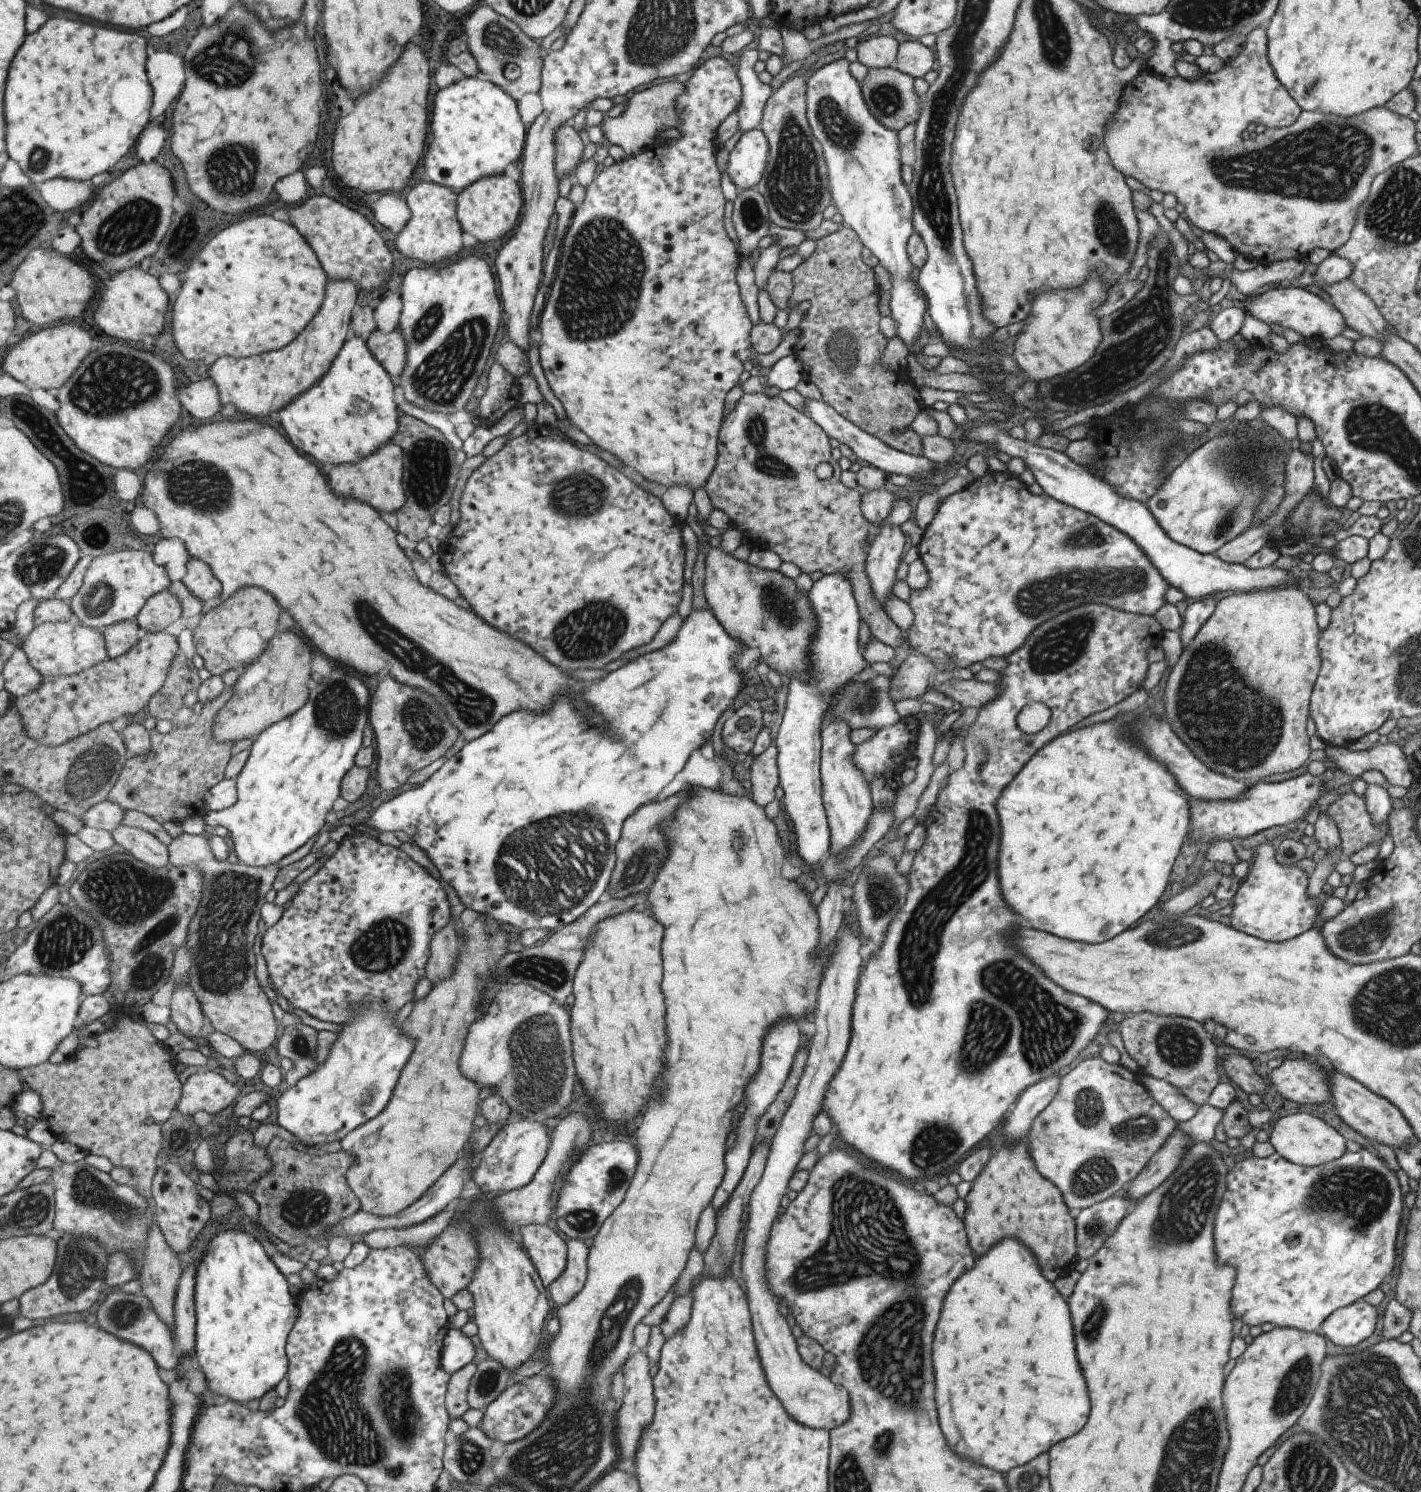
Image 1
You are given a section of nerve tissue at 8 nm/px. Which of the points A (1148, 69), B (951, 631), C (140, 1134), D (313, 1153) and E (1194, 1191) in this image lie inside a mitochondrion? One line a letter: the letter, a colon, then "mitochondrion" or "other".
A: other
B: other
C: other
D: other
E: mitochondrion

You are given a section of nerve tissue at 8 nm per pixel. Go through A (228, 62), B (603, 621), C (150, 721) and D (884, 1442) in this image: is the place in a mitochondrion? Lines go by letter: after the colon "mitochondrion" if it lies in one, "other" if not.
A: mitochondrion
B: mitochondrion
C: other
D: mitochondrion

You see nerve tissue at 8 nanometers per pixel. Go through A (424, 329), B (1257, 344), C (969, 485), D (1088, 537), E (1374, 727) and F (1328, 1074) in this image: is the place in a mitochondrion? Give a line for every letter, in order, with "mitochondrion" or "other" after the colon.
A: mitochondrion
B: other
C: other
D: mitochondrion
E: other
F: other

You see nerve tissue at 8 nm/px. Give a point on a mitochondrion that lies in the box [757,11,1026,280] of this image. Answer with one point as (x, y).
(795, 185)

